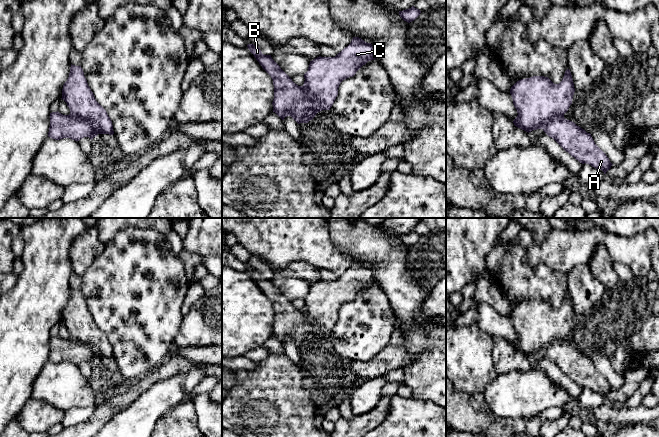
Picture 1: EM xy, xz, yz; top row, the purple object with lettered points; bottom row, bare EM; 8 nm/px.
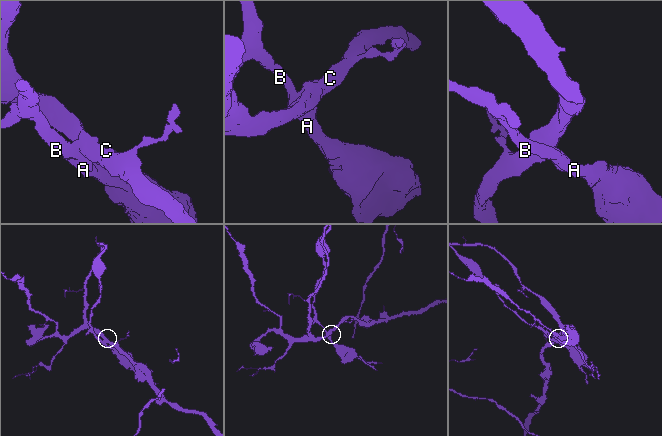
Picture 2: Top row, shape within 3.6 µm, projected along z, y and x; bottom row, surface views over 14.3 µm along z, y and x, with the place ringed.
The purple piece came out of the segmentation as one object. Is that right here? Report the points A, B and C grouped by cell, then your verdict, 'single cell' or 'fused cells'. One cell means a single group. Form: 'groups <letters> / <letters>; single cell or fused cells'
groups A B C; single cell

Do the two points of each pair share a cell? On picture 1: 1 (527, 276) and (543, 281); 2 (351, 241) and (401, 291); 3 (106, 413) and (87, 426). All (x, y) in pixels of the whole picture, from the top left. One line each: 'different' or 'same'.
1: same
2: same
3: same

